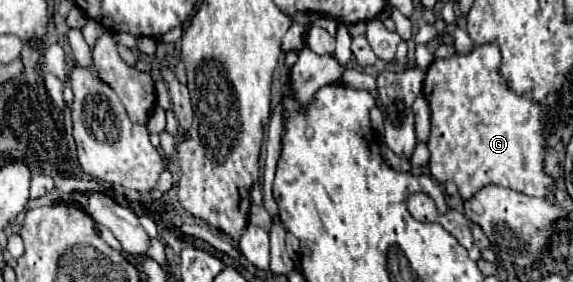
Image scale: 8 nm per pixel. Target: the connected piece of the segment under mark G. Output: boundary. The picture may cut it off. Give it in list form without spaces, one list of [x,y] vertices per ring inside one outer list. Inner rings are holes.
[[[495,44],[475,46],[469,54],[455,54],[447,60],[431,62],[423,82],[423,96],[431,108],[431,136],[427,142],[431,152],[431,174],[441,182],[453,180],[465,200],[489,184],[545,198],[551,192],[553,180],[543,172],[541,108],[507,88],[499,74],[499,62],[501,54]]]

